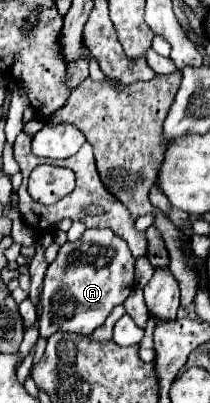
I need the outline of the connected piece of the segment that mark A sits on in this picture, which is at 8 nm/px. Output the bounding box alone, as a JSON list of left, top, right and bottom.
[39,229,135,339]

